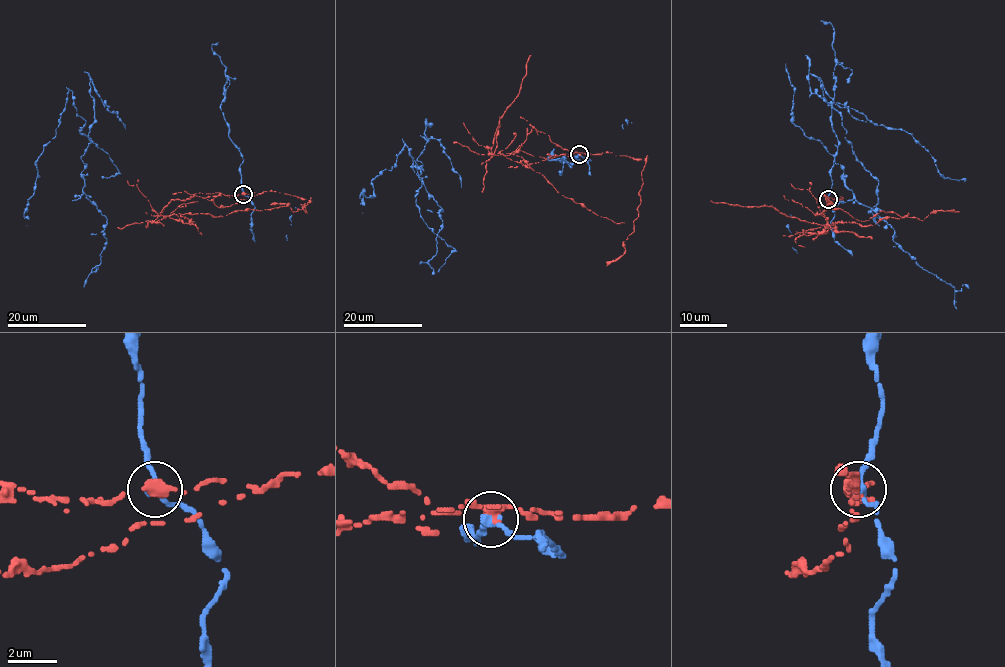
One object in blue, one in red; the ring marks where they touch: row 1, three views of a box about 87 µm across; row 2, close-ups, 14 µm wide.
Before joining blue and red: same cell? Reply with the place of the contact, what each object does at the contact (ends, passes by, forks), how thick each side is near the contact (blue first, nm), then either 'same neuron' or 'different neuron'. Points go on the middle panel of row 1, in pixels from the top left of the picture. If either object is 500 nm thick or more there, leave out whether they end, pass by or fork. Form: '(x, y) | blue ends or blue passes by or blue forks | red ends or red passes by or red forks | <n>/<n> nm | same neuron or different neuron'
(579, 154) | blue passes by | red ends | 320/480 nm | different neuron

